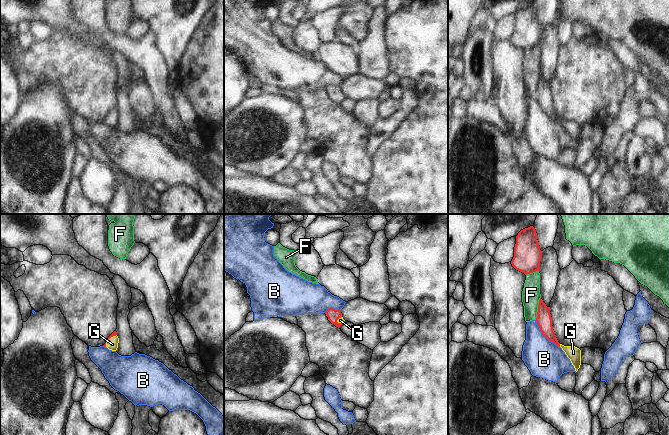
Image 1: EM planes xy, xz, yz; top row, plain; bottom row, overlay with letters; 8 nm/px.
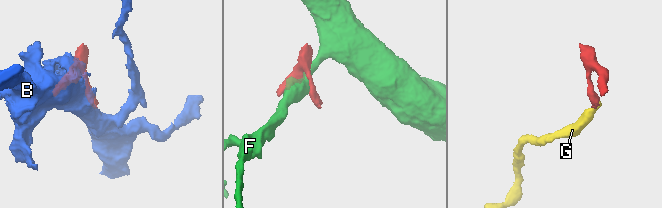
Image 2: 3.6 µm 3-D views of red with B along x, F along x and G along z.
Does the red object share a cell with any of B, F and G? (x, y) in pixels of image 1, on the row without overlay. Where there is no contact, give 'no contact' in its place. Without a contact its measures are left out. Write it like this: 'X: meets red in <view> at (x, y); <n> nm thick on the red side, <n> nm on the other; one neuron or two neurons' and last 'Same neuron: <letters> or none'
B: meets red in yz at (544, 111); 130 nm thick on the red side, 300 nm on the other; two neurons
F: meets red in yz at (538, 84); 130 nm thick on the red side, 150 nm on the other; two neurons
G: meets red in xy at (109, 114); 40 nm thick on the red side, 100 nm on the other; one neuron
Same neuron: G

